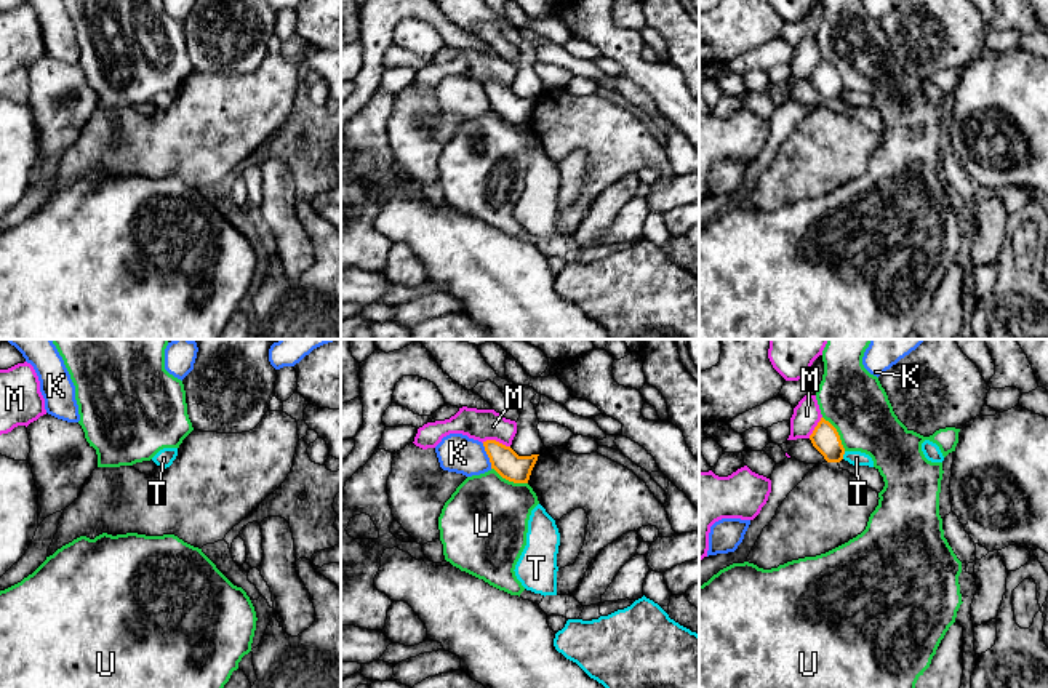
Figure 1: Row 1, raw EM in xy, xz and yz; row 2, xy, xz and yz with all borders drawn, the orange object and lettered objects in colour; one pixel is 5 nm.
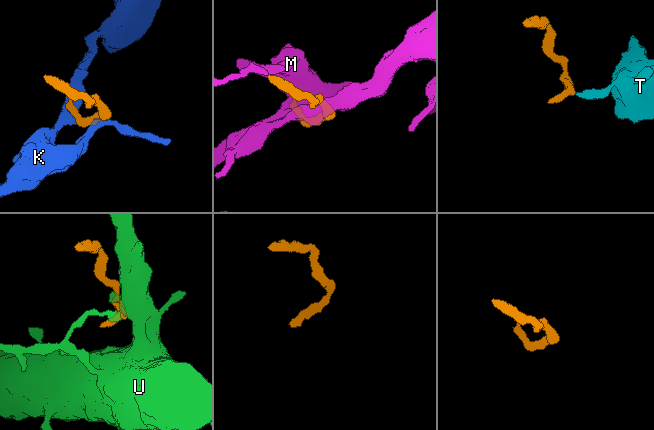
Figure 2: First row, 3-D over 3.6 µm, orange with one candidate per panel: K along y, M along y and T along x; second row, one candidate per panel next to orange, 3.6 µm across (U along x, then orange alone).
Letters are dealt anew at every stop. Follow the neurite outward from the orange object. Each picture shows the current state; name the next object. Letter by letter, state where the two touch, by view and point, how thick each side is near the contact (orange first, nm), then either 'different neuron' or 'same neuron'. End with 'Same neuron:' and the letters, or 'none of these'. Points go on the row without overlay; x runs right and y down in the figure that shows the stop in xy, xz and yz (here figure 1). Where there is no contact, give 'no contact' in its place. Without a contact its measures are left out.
K: xz (488, 98) | 140/190 nm | different neuron
M: xz (495, 82) | 140/160 nm | different neuron
T: yz (844, 95) | 140/80 nm | different neuron
U: xz (509, 122) | 140/440 nm | different neuron
Same neuron: none of these

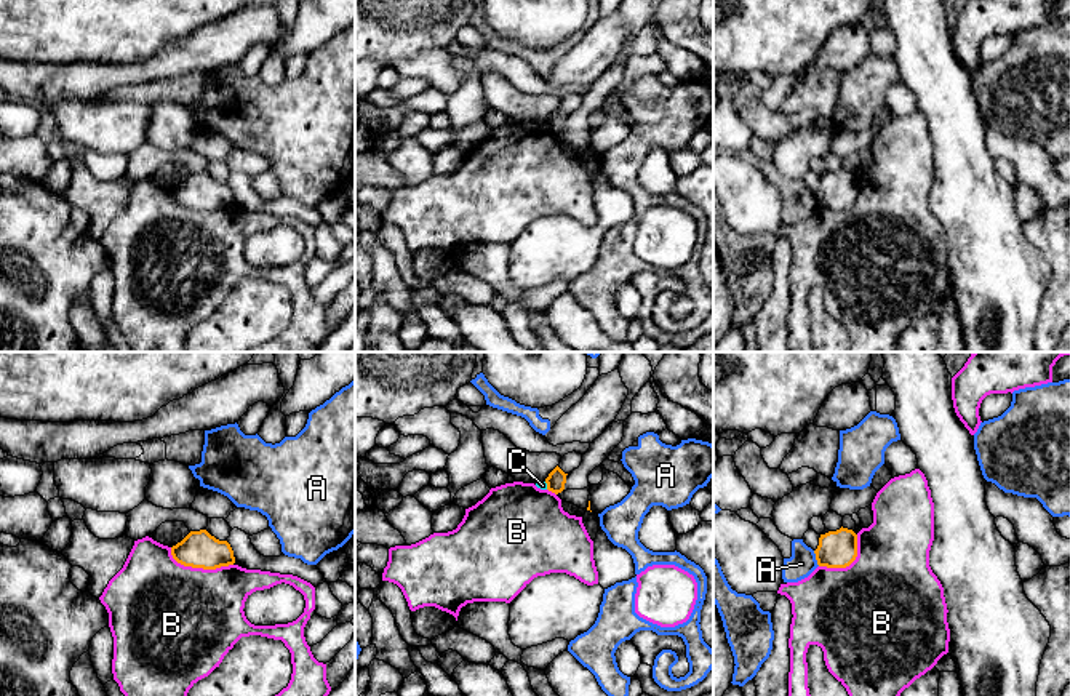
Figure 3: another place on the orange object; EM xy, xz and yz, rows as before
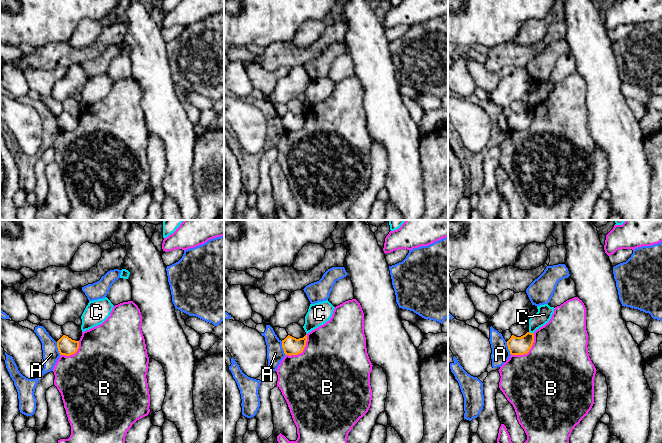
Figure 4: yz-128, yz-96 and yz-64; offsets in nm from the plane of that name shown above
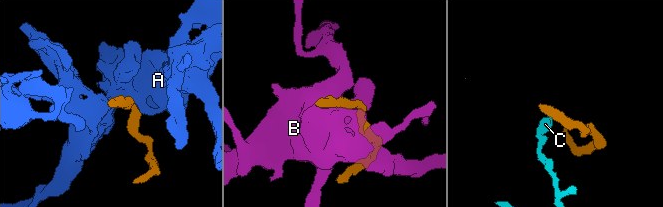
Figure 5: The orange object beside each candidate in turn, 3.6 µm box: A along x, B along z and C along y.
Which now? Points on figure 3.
A: yz (816, 200) | 190/140 nm | different neuron
B: xy (199, 208) | 190/480 nm | different neuron
C: xz (547, 127) | 100/40 nm | different neuron
Same neuron: none of these

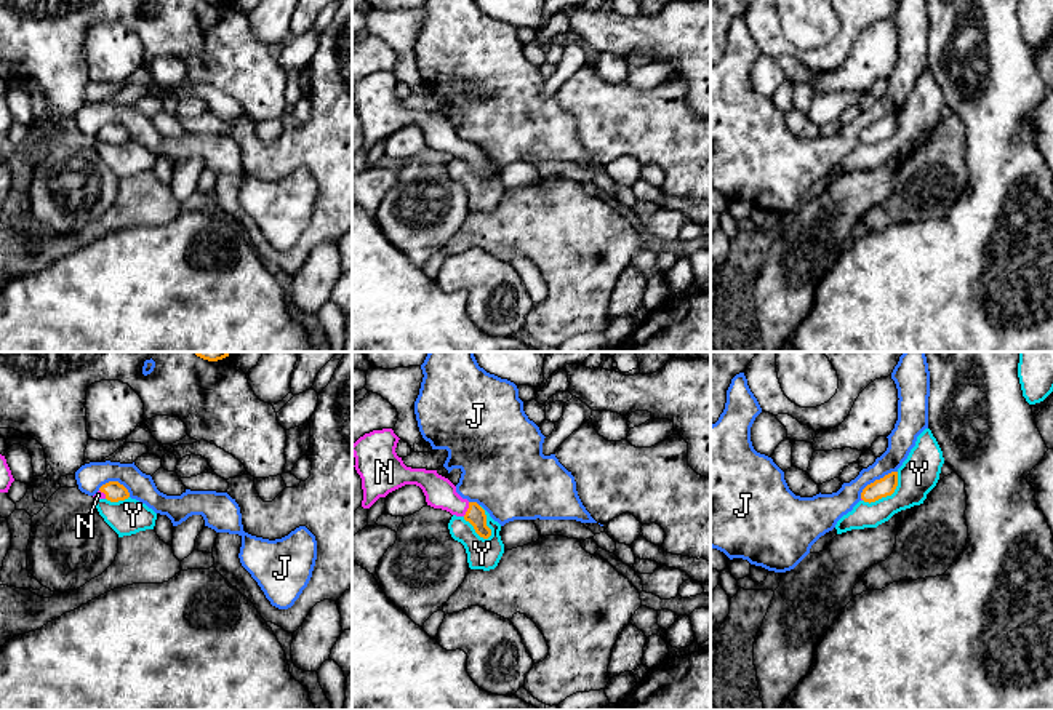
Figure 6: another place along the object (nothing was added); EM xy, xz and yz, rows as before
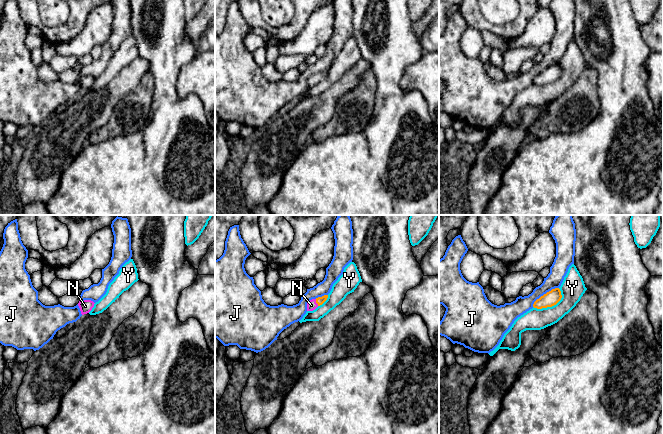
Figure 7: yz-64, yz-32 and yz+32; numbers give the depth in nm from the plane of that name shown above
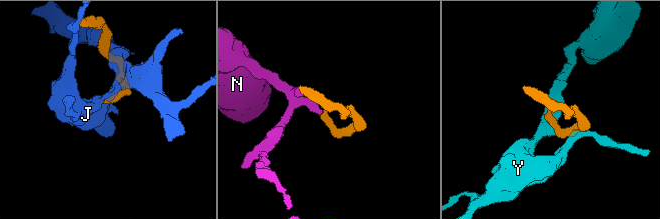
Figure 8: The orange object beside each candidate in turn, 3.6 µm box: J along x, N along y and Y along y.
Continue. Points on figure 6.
J: yz (876, 122) | 100/140 nm | different neuron
N: xz (468, 151) | 100/160 nm | same neuron
Y: xz (477, 175) | 100/160 nm | different neuron
Same neuron: N

